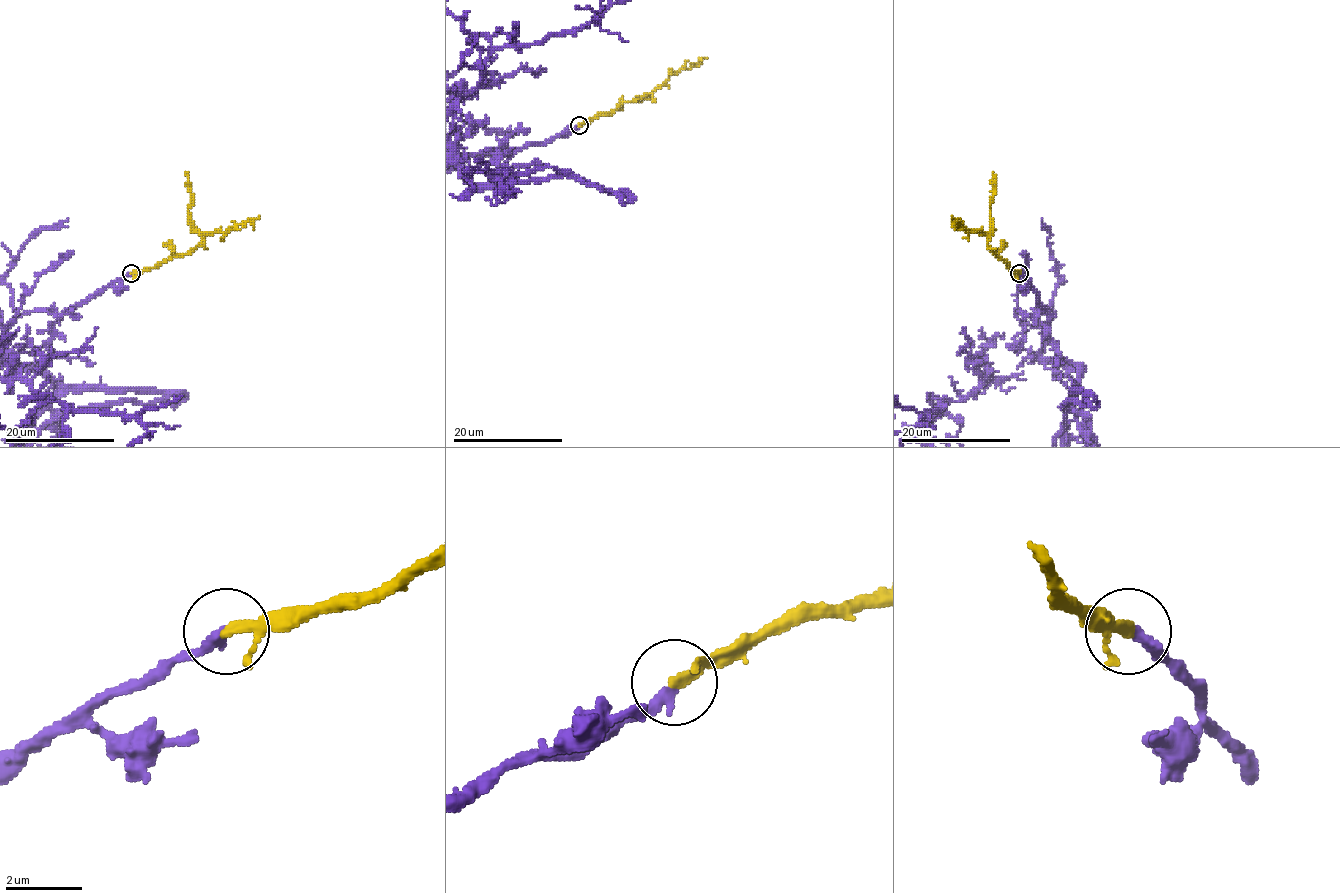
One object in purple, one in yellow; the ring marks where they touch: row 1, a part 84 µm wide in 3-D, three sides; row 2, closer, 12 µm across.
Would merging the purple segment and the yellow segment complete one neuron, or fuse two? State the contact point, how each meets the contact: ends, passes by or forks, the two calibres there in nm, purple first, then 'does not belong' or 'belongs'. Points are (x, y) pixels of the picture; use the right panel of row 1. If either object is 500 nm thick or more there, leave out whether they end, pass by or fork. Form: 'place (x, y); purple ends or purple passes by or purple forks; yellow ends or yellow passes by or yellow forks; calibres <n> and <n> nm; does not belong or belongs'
place (1019, 273); purple ends; yellow passes by; calibres 280 and 170 nm; belongs

